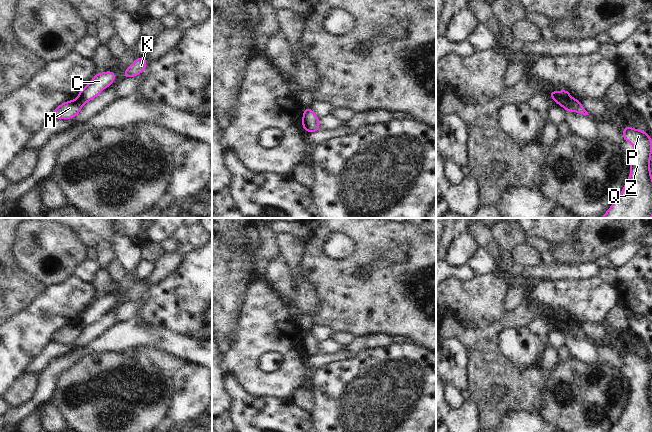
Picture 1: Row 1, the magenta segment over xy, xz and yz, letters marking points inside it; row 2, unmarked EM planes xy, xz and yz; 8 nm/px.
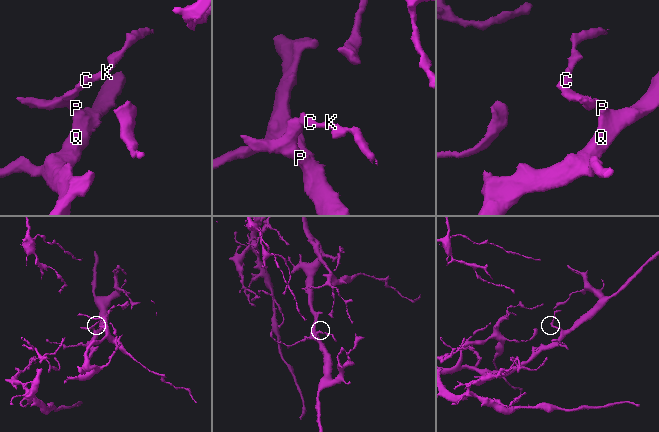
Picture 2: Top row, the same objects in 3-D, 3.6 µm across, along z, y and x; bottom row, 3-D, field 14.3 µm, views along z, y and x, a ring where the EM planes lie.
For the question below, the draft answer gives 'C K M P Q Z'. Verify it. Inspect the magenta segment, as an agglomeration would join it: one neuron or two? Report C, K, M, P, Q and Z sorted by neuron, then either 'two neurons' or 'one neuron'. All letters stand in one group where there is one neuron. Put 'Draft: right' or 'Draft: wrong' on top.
Draft: wrong
C K / M P Q Z; two neurons

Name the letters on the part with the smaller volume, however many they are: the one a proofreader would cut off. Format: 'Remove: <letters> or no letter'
Remove: C, K

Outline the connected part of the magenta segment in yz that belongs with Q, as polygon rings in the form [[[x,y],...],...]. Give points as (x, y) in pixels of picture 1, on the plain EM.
[[[627,349],[622,360],[634,371],[630,380],[630,400],[610,432],[652,432],[652,363],[644,354]]]

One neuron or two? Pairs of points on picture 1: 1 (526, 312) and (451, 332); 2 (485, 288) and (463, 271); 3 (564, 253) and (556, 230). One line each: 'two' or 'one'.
1: one
2: two
3: two

